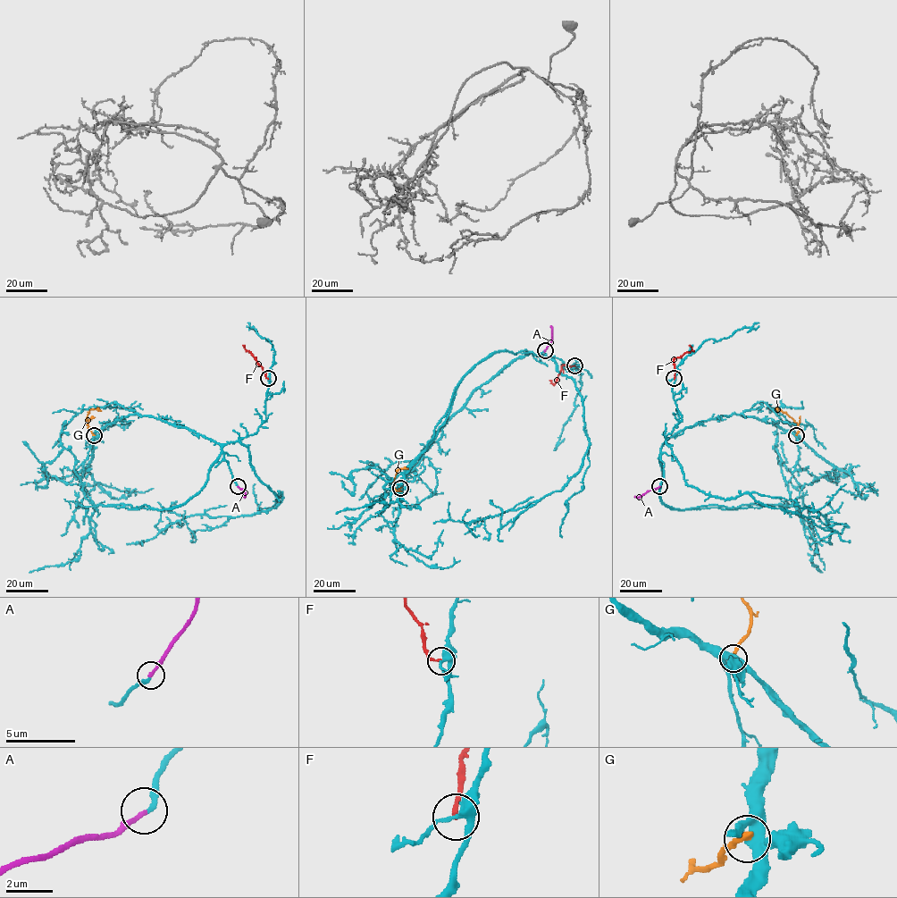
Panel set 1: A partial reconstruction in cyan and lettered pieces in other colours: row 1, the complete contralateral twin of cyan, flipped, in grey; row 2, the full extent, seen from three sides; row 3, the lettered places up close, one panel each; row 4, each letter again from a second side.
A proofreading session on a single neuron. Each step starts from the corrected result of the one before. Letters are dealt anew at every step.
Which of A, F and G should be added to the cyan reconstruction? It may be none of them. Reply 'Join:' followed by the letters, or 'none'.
Join: A

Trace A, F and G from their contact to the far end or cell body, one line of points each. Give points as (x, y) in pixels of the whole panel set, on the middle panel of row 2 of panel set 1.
A: (545, 350), (551, 339), (551, 325)
F: (575, 365), (563, 365), (554, 384), (549, 380)
G: (401, 488), (396, 490), (393, 487), (397, 472), (407, 468)

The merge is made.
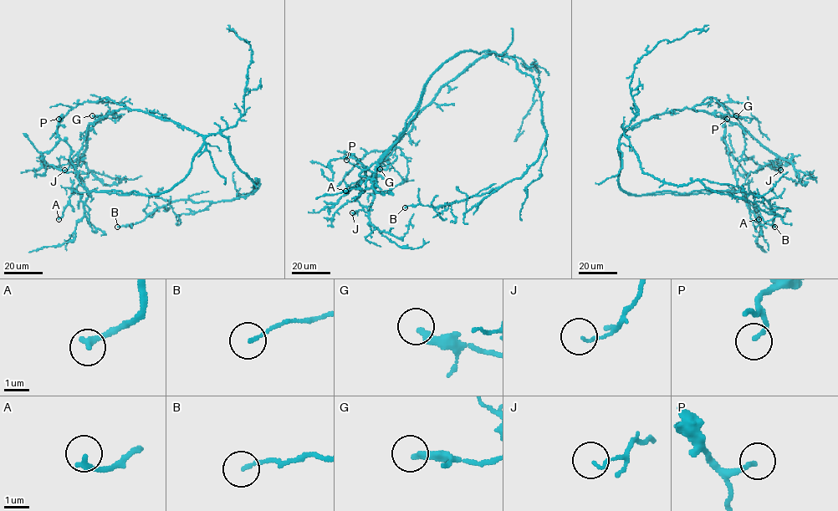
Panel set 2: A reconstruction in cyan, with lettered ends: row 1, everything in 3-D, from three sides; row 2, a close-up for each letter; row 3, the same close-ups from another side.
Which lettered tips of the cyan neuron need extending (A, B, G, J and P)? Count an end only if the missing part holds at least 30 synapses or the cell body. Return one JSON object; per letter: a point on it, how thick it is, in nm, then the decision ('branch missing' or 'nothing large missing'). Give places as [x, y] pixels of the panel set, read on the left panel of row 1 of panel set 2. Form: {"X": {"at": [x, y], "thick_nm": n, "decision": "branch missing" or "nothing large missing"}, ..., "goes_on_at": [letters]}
{"A": {"at": [58, 219], "thick_nm": 260, "decision": "branch missing"}, "B": {"at": [117, 227], "thick_nm": 120, "decision": "nothing large missing"}, "G": {"at": [92, 115], "thick_nm": 300, "decision": "nothing large missing"}, "J": {"at": [64, 170], "thick_nm": 90, "decision": "nothing large missing"}, "P": {"at": [58, 119], "thick_nm": 170, "decision": "nothing large missing"}, "goes_on_at": ["A"]}

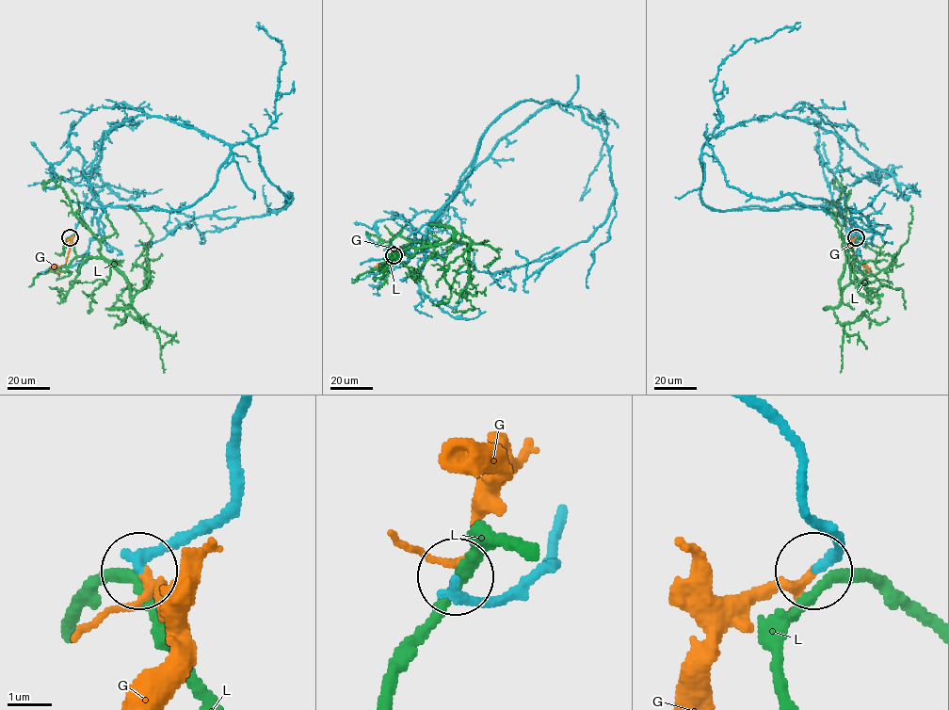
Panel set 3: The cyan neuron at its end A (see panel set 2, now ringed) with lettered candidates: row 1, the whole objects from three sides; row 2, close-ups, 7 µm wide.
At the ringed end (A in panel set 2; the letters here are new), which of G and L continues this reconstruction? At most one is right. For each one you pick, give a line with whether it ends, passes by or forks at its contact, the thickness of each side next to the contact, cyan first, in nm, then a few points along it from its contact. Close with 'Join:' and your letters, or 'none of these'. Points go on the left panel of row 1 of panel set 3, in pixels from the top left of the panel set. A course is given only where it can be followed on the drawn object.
G: It passes by. Thickness 280 nm (cyan) against 170 nm. Its course: (71, 237), (66, 263), (51, 270)
Join: G

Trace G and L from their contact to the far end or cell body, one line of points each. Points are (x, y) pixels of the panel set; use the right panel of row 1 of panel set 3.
G: (856, 237), (850, 241), (853, 254), (870, 270)
L: (857, 237), (856, 256), (846, 259), (840, 278), (841, 296), (853, 281), (894, 263), (908, 236), (911, 205)

